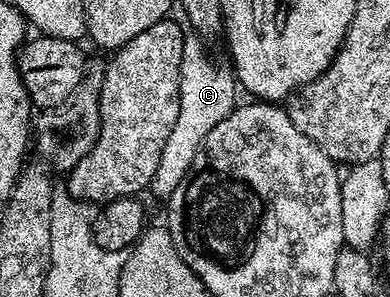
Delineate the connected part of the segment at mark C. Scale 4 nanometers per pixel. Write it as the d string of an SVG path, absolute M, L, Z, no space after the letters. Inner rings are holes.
M186 32L183 43L183 63L181 64L181 82L179 83L179 119L175 119L175 128L167 135L167 143L163 147L163 159L159 159L159 167L155 170L155 179L151 193L161 199L167 199L183 183L193 160L207 135L211 135L214 127L219 127L223 119L233 112L238 104L239 86L232 68L216 65L205 50L206 42L196 33Z

